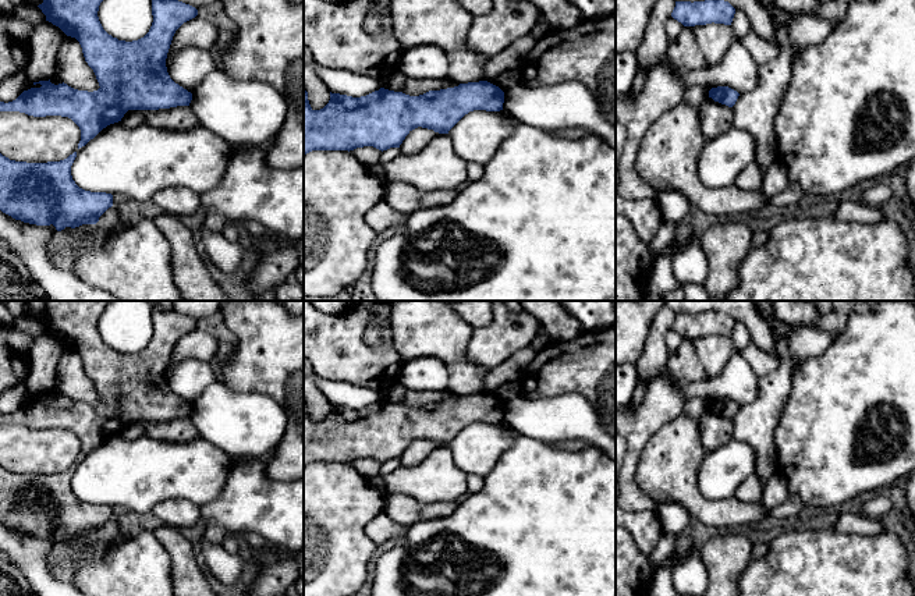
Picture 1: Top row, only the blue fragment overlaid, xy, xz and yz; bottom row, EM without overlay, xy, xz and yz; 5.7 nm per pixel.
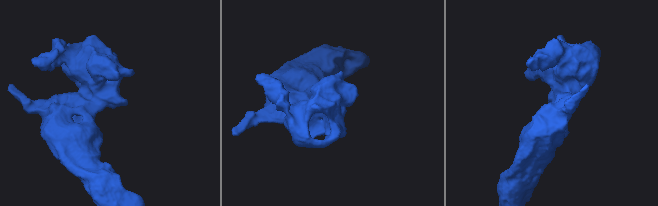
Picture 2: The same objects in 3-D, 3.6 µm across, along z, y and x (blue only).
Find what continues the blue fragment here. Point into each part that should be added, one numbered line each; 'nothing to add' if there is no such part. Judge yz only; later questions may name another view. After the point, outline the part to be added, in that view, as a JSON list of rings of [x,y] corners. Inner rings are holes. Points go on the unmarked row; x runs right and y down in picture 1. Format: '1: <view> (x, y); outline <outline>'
nothing to add

